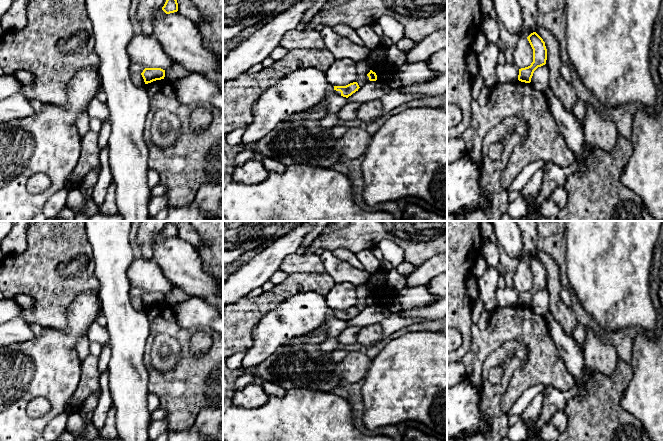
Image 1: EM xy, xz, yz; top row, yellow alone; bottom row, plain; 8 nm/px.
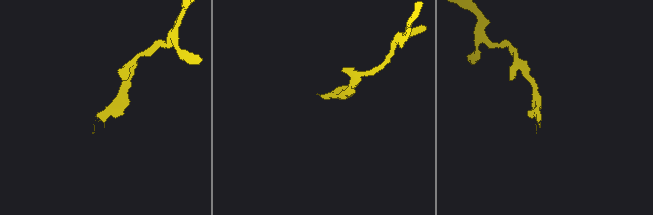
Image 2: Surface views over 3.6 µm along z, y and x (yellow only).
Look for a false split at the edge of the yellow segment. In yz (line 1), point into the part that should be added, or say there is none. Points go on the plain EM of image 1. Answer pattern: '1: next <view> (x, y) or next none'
1: next none

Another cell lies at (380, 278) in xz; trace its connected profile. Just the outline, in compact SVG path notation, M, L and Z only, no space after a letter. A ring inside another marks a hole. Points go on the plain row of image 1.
M384 268L378 270L376 274L371 275L369 281L366 283L366 286L370 293L375 290L379 285L383 285L386 283L388 278L388 271Z

